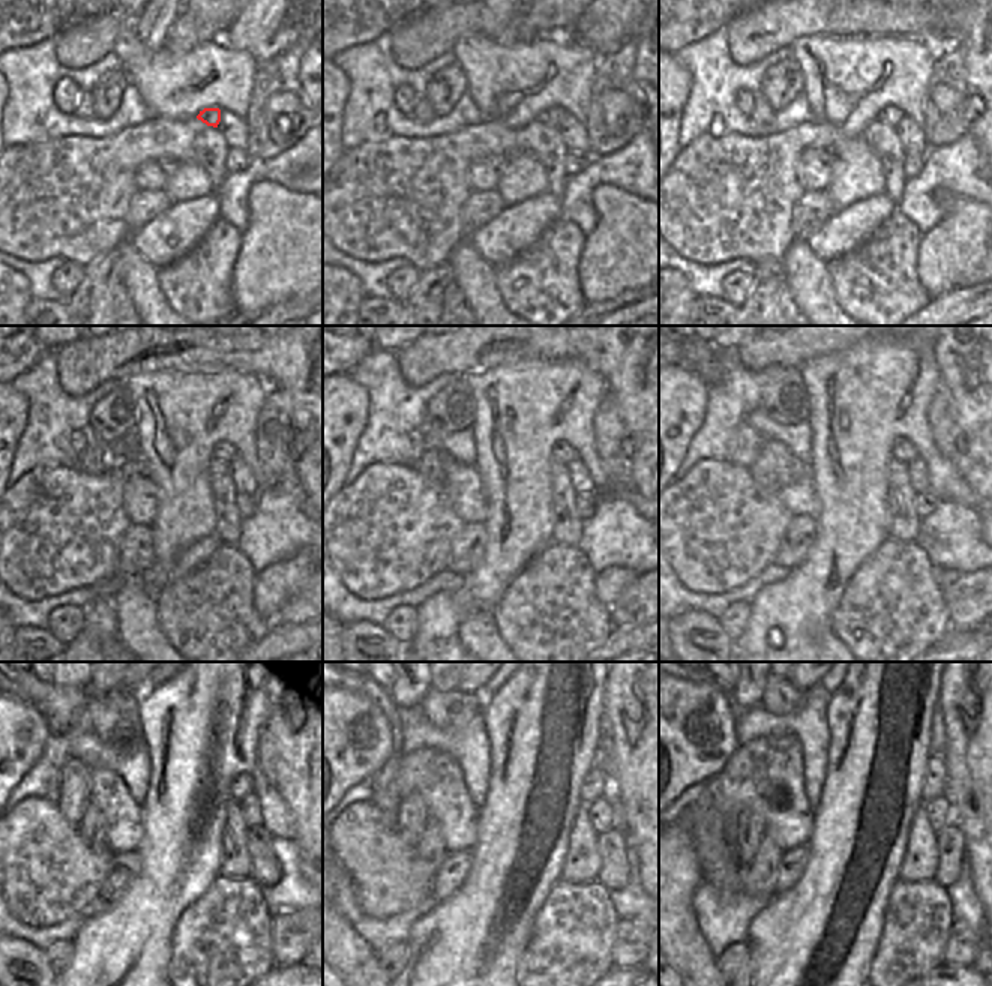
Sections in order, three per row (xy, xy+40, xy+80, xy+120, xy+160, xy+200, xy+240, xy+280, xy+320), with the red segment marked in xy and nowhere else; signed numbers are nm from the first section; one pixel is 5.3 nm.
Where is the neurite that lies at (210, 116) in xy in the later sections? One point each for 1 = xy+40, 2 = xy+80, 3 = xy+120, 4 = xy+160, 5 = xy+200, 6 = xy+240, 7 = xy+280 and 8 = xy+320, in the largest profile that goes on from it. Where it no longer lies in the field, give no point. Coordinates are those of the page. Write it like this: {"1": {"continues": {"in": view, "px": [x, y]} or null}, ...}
{"1": {"continues": {"in": "xy+40", "px": [551, 116]}}, "2": {"continues": {"in": "xy+80", "px": [890, 114]}}, "3": {"continues": {"in": "xy+120", "px": [222, 450]}}, "4": {"continues": {"in": "xy+160", "px": [562, 452]}}, "5": {"continues": {"in": "xy+200", "px": [902, 450]}}, "6": {"continues": {"in": "xy+240", "px": [242, 785]}}, "7": {"continues": {"in": "xy+280", "px": [596, 784]}}, "8": {"continues": {"in": "xy+320", "px": [935, 776]}}}

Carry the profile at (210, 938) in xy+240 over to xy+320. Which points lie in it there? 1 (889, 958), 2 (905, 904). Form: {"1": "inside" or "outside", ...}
{"1": "inside", "2": "inside"}

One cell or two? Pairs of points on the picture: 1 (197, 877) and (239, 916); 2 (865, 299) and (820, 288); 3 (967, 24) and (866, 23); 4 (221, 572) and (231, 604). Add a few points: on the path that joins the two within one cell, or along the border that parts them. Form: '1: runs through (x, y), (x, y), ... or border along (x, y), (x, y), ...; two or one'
1: border along (216, 875), (209, 887), (183, 911); two
2: border along (826, 261), (835, 300), (842, 309); two
3: runs through (941, 24), (892, 23); one
4: runs through (224, 580), (224, 590), (230, 596); one

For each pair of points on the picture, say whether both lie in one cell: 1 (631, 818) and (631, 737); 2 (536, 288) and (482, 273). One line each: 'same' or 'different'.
1: same
2: different

